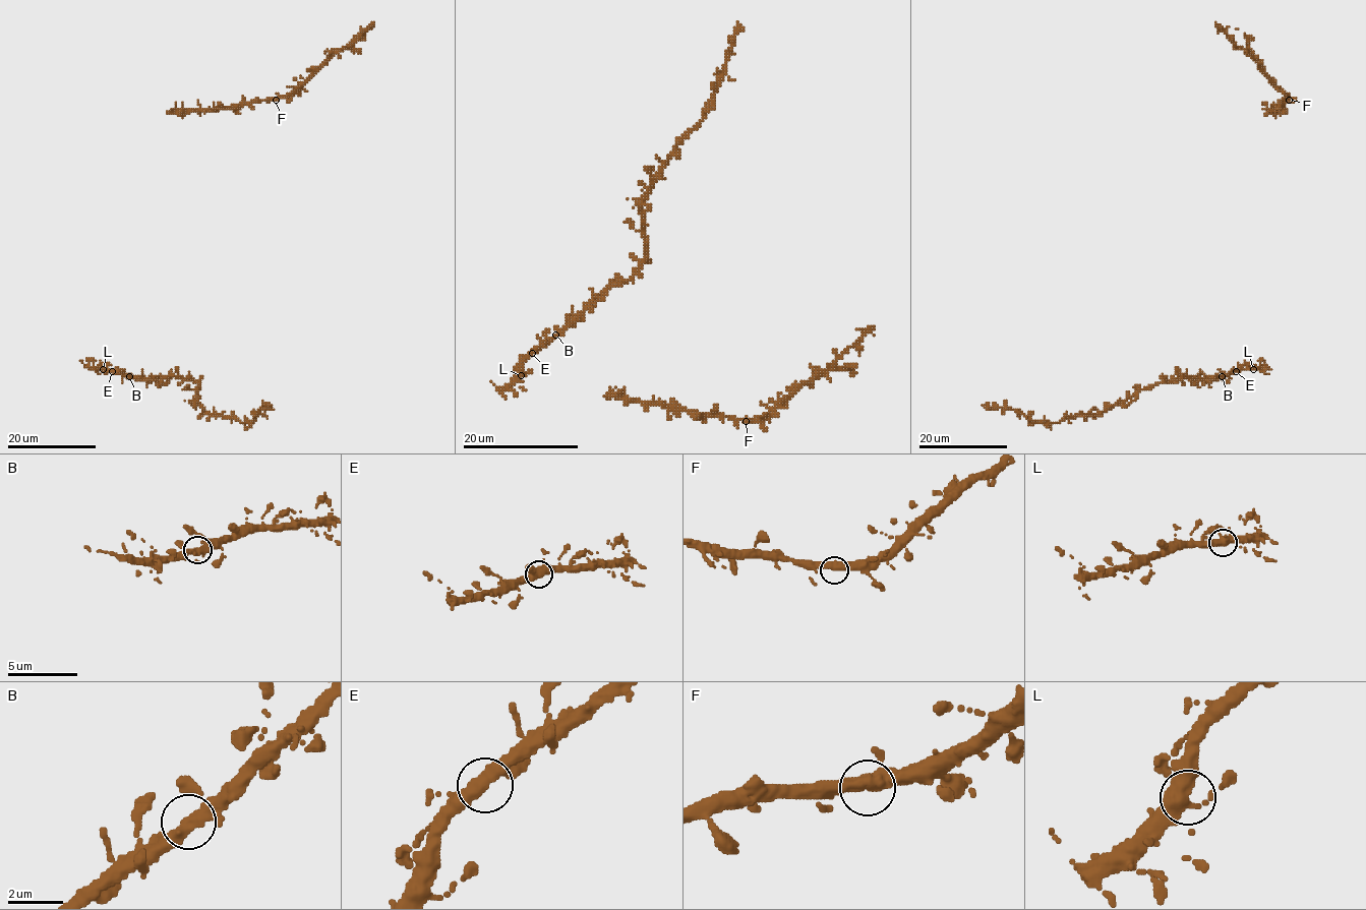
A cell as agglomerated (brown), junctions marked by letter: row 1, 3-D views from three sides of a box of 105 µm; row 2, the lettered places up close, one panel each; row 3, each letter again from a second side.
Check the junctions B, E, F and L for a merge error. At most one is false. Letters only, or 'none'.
none

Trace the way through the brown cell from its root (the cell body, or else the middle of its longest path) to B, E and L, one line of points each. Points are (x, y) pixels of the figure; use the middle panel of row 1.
B: (508, 386), (501, 390), (517, 375), (518, 368), (555, 335)
E: (508, 386), (501, 390), (532, 353)
L: (508, 386), (521, 375)

